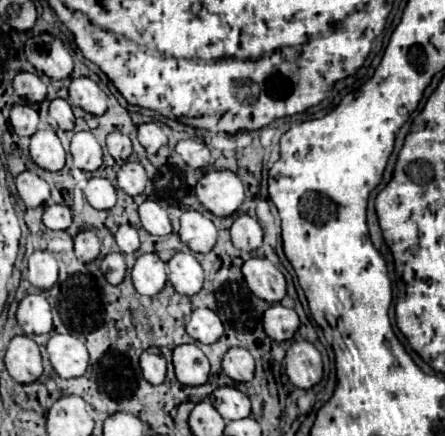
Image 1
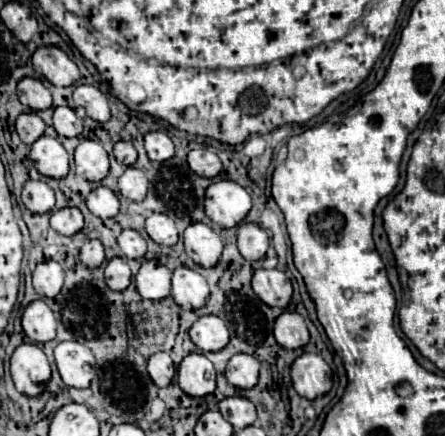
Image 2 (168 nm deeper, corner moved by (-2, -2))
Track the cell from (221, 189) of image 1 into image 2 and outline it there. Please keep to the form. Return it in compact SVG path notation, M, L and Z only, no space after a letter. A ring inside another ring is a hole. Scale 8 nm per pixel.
M224 179L208 185L204 207L212 223L216 223L218 227L234 227L246 217L252 201L242 185Z

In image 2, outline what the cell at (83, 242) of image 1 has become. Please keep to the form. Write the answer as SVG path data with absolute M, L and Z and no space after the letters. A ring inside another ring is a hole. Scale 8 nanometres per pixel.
M88 239L84 241L82 249L80 249L80 261L86 267L98 267L104 261L104 247L98 239Z

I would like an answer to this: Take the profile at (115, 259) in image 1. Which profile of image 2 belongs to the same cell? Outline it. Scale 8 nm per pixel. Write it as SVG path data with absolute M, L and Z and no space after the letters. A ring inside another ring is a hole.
M114 257L106 265L106 283L114 291L124 291L130 285L130 267L122 257Z

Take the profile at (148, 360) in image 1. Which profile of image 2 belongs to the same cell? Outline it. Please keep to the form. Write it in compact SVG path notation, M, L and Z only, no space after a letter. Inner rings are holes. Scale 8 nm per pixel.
M154 353L148 359L148 373L150 373L154 385L166 387L172 381L172 377L174 377L176 367L174 367L172 359L166 353Z

